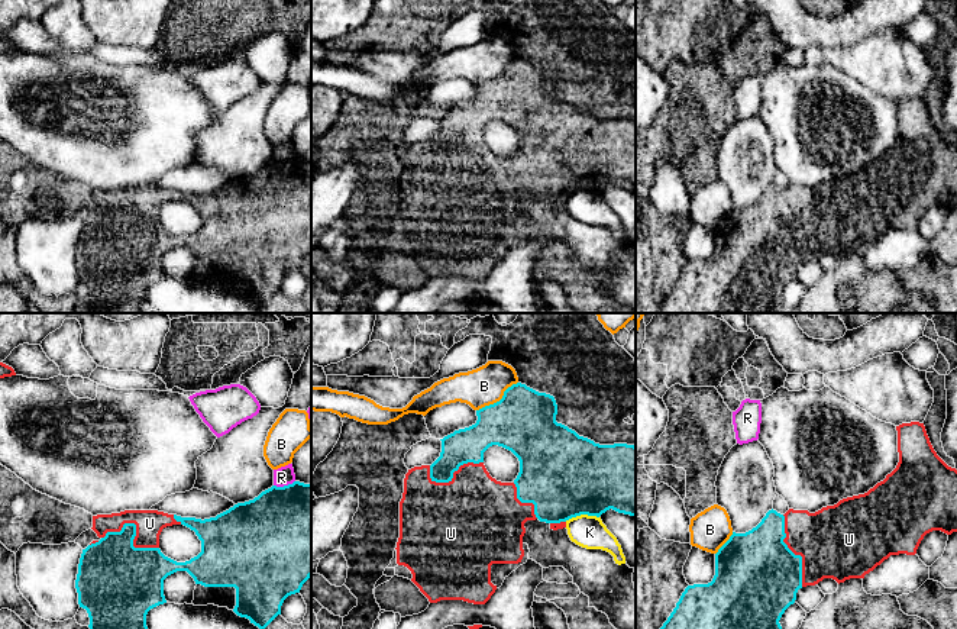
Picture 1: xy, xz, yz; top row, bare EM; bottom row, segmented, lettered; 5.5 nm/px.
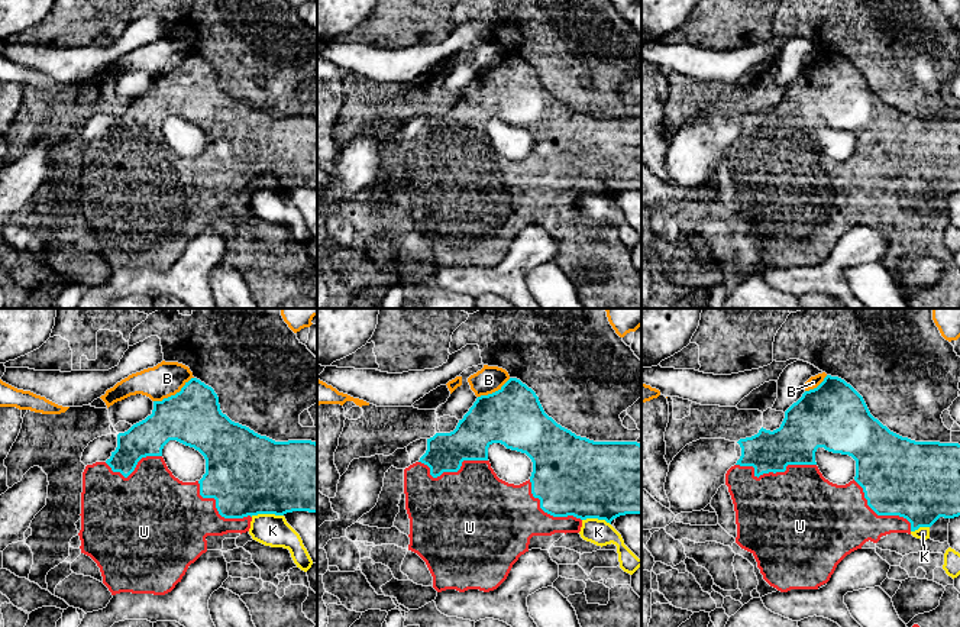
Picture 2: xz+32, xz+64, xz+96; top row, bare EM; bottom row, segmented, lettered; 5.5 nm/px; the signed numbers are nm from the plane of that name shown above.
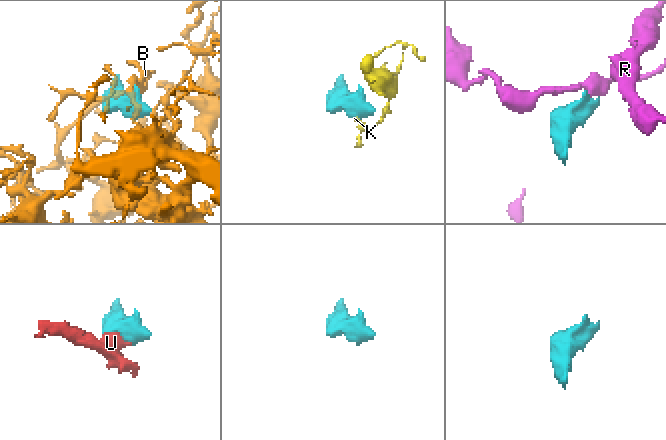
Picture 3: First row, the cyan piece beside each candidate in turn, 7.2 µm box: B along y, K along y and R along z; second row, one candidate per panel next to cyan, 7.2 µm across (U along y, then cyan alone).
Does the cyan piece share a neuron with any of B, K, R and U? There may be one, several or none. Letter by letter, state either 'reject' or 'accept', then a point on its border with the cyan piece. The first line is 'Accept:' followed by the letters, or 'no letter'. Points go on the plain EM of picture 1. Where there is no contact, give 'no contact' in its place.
Accept: U
B: reject; meets cyan in xz at (500, 76)
K: reject; meets cyan in xz at (581, 189)
R: reject; meets cyan in xy at (284, 161)
U: accept; meets cyan in xy at (135, 206)

